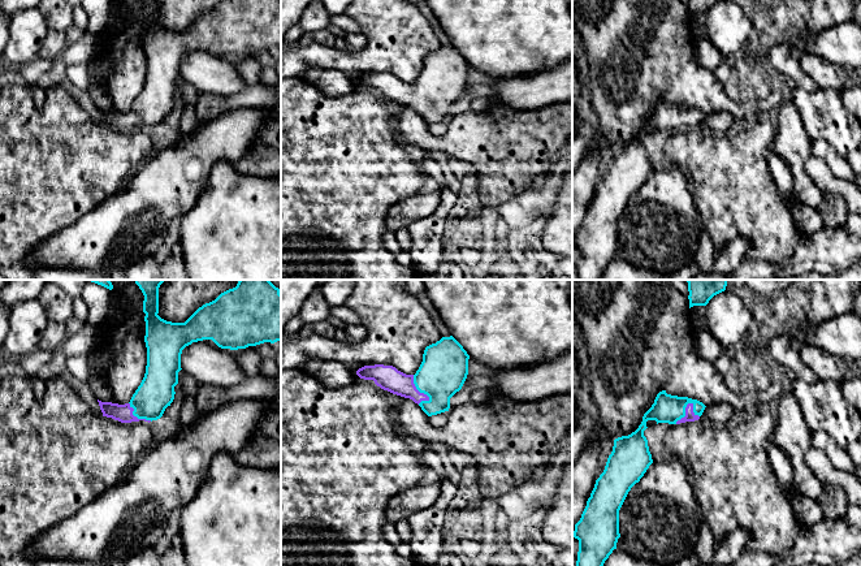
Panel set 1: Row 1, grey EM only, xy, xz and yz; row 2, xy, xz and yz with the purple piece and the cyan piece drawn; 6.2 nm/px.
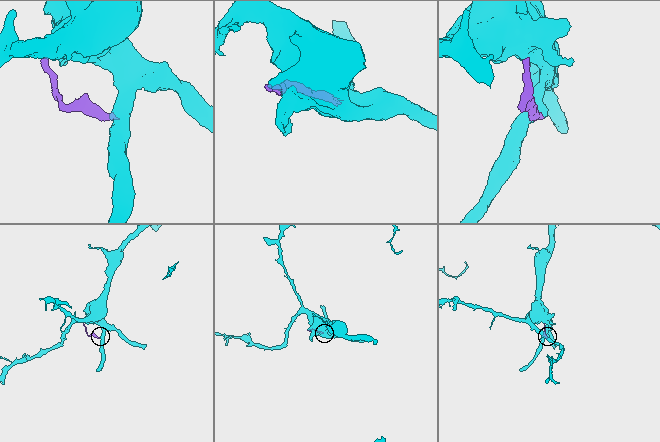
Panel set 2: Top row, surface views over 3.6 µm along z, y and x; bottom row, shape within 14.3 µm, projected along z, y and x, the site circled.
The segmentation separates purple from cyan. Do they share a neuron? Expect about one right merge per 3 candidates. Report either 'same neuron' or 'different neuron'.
same neuron

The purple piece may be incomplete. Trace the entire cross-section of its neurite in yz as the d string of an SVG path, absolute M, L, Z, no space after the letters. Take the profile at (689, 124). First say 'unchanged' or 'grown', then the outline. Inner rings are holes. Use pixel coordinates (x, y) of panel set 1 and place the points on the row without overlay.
grown; M657 103L644 122L639 137L628 144L614 148L613 160L603 181L596 189L590 206L575 233L572 245L579 249L576 276L579 280L601 280L605 269L616 258L619 219L631 199L653 172L644 139L648 129L680 133L698 129L705 113L688 105Z

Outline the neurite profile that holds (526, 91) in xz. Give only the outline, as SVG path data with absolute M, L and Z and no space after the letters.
M572 59L541 73L499 78L492 95L503 105L522 111L572 100Z

